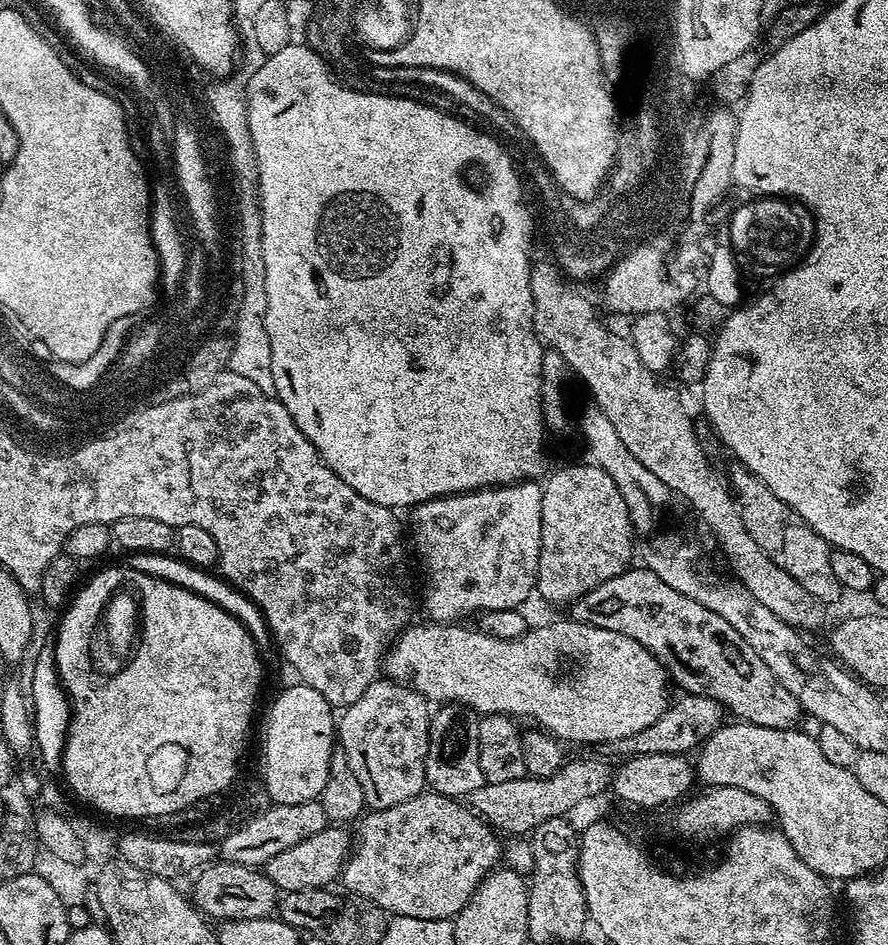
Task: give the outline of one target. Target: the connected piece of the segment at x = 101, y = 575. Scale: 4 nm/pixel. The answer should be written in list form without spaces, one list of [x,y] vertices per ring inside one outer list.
[[[118,566],[104,568],[96,573],[84,586],[82,584],[79,587],[79,590],[65,607],[62,614],[64,616],[53,639],[58,676],[64,691],[69,697],[71,709],[75,712],[80,708],[86,708],[95,692],[100,692],[100,688],[105,685],[94,670],[92,644],[96,628],[98,632],[101,625],[106,606],[112,596],[119,593],[124,580],[126,582],[126,576],[133,587],[140,582],[140,580],[136,580],[136,576],[141,573],[140,571],[129,569],[126,574],[125,569],[122,566],[121,568]]]

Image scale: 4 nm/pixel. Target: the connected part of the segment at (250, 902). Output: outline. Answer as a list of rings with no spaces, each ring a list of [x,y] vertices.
[[[213,862],[207,865],[195,877],[195,880],[196,889],[190,892],[191,899],[201,913],[213,921],[262,918],[271,916],[277,911],[278,889],[274,886],[274,882],[270,882],[270,878],[264,875],[263,871],[247,868],[241,864]]]

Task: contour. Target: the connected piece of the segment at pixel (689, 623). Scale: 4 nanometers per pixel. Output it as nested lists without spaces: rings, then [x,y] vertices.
[[[646,566],[629,567],[622,574],[602,582],[602,586],[594,586],[582,598],[578,598],[570,606],[571,619],[583,624],[593,624],[602,630],[614,630],[614,634],[626,634],[626,638],[634,638],[650,654],[656,657],[656,661],[668,673],[671,683],[681,689],[681,693],[690,696],[705,696],[714,698],[729,713],[732,712],[737,721],[753,724],[754,726],[766,726],[767,728],[795,728],[801,722],[802,709],[798,698],[770,674],[770,666],[754,654],[754,649],[722,614],[714,614],[714,610],[706,610],[702,602],[694,602],[694,598],[686,598],[686,594],[678,594],[658,578],[658,574],[651,572]]]

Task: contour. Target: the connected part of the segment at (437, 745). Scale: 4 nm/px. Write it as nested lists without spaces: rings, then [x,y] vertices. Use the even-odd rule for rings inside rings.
[[[444,702],[431,713],[426,750],[426,784],[439,796],[467,798],[485,784],[478,766],[478,726],[480,716],[459,702]]]

